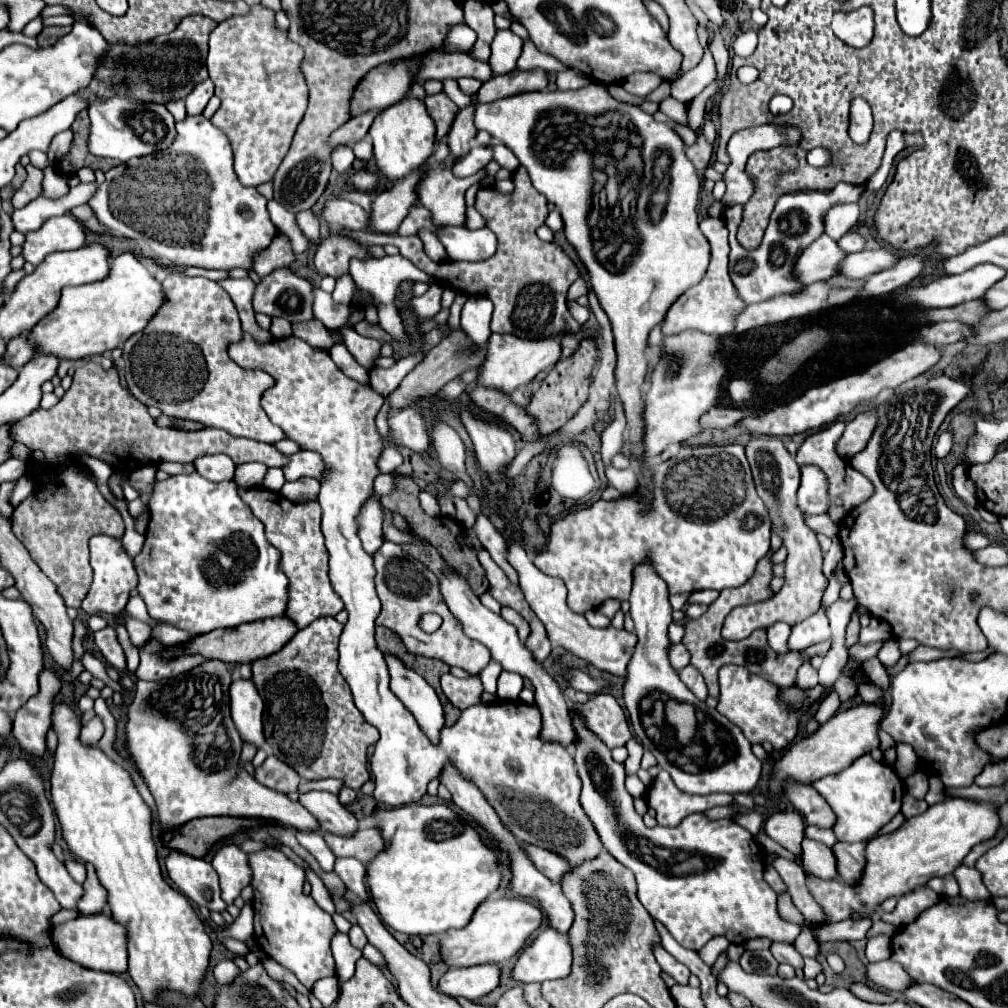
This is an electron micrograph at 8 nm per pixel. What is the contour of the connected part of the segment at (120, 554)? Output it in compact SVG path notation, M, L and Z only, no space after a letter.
M97 535L89 541L89 551L91 552L91 568L93 570L93 581L91 590L87 594L87 598L83 600L83 610L87 614L95 614L95 612L105 612L105 614L121 614L127 600L129 600L129 592L137 586L137 574L133 568L133 560L131 556L125 552L123 544L119 538L111 538L107 535Z

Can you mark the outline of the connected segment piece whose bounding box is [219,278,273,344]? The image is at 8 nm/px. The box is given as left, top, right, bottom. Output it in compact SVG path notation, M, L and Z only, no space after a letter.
M227 278L223 282L219 282L223 286L223 290L231 296L237 312L239 312L239 318L241 318L241 326L247 334L251 334L255 338L255 342L259 344L265 344L269 340L273 340L271 332L267 330L261 330L259 324L255 322L255 312L253 312L253 292L255 292L255 284L251 278L247 280L233 280L233 278Z

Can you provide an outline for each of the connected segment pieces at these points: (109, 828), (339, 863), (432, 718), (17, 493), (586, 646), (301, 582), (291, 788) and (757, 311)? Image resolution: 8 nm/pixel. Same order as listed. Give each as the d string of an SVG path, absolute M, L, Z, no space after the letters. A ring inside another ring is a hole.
M61 702L53 706L51 720L57 734L57 750L51 770L51 804L61 826L61 836L77 858L95 866L101 884L109 892L113 920L119 920L119 924L129 932L129 974L133 982L147 1002L157 1002L163 992L179 992L187 998L199 998L209 968L211 940L189 900L173 890L161 876L151 832L151 808L145 804L131 774L121 764L111 760L99 746L85 746L81 742L81 712L75 712L67 702Z
M337 858L335 860L335 874L345 882L347 890L355 892L363 902L369 902L369 892L365 886L365 864L355 858Z
M385 656L385 660L391 674L393 694L415 716L431 744L439 744L439 734L445 726L445 714L437 692L417 672L409 670L401 660L395 660L395 656Z
M21 476L15 490L13 490L13 496L11 496L11 506L17 506L19 502L23 502L31 492L35 490L35 480L31 476Z
M507 542L509 552L507 552L507 560L511 560L513 568L519 574L519 586L523 588L525 600L529 602L531 610L539 616L539 620L545 624L549 640L555 646L563 646L565 650L569 650L571 654L583 658L585 662L593 664L595 668L613 674L613 676L627 676L627 664L635 652L637 646L637 636L633 632L627 630L617 630L613 626L609 628L593 628L589 626L589 622L585 620L583 614L575 614L569 606L567 606L567 588L563 584L563 580L553 578L543 574L525 554L525 550L517 544L517 542Z
M239 488L243 502L253 510L253 514L263 522L267 538L275 548L281 550L281 568L291 580L291 596L285 616L291 616L299 628L311 624L319 616L335 616L343 610L341 598L335 594L329 582L329 566L327 566L327 548L323 544L321 532L321 506L317 502L293 504L279 492L263 490L263 488Z
M271 754L263 762L263 766L255 770L255 780L267 788L287 794L287 792L297 792L301 776L293 768L289 768L285 762L281 762L277 756Z
M815 282L811 286L805 286L795 296L777 296L767 302L749 304L747 312L739 316L735 332L747 332L751 328L759 328L765 324L779 324L789 318L819 312L827 304L827 296L829 296L829 284Z

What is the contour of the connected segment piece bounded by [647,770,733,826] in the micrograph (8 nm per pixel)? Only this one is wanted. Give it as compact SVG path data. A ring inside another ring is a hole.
M665 770L659 772L647 794L647 804L657 812L655 818L659 826L675 826L693 812L705 812L713 806L729 806L731 802L731 794L685 794L673 784L671 776Z

